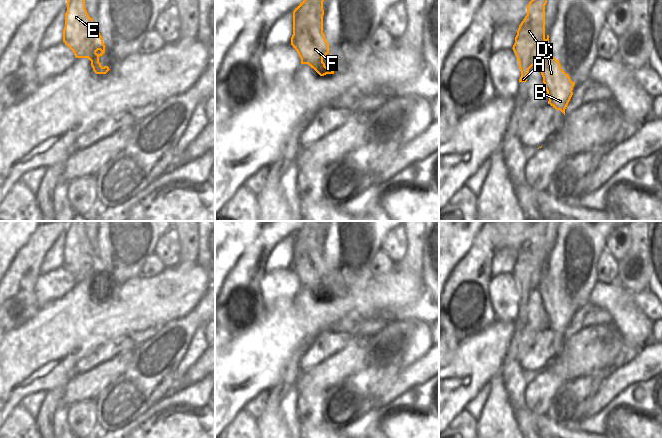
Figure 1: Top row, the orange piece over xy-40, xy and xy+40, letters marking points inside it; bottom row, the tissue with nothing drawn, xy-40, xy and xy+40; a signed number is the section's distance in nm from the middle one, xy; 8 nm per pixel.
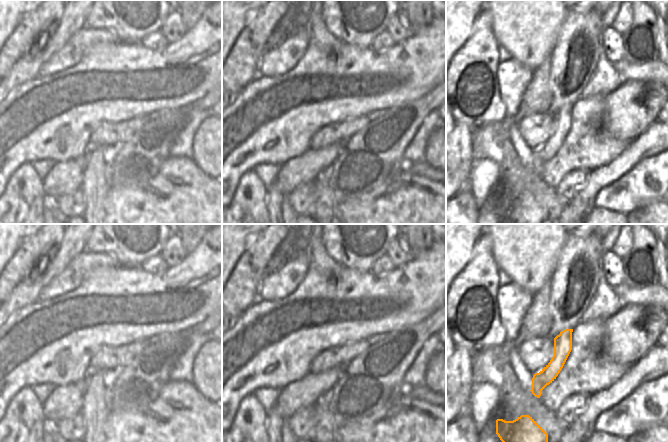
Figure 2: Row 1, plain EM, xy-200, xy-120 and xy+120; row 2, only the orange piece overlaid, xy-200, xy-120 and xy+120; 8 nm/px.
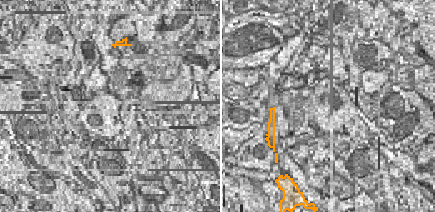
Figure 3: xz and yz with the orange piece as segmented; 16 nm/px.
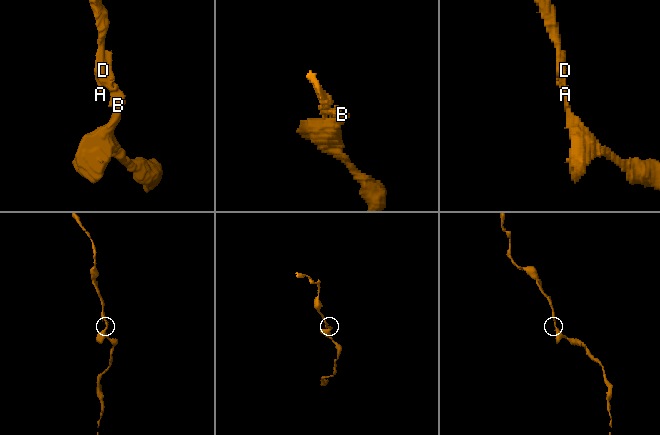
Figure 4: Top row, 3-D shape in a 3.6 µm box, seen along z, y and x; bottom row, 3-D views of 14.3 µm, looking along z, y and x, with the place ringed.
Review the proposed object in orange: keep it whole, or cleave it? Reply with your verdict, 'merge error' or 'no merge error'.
no merge error

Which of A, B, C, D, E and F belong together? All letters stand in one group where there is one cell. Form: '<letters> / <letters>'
A B C D E F

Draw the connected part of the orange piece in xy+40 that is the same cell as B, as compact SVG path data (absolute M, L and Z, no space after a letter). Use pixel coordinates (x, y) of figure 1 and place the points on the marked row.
M531 0L527 5L527 15L519 25L517 35L515 37L515 43L513 45L513 51L517 57L519 63L519 69L521 71L521 77L519 82L526 82L529 69L534 65L538 65L543 77L543 83L549 97L548 104L550 104L556 110L560 110L565 115L565 109L573 95L574 82L571 81L568 74L562 69L558 60L556 60L549 51L549 35L545 35L545 5L547 0Z

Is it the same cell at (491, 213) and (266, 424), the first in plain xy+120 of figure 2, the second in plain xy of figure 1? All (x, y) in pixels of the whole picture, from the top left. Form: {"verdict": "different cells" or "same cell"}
{"verdict": "same cell"}

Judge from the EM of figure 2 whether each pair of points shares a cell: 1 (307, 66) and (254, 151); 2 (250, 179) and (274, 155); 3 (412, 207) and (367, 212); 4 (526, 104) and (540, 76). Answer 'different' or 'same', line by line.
1: same
2: different
3: same
4: same

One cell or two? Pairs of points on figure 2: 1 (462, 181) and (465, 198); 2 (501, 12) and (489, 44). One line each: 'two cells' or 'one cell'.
1: two cells
2: two cells

